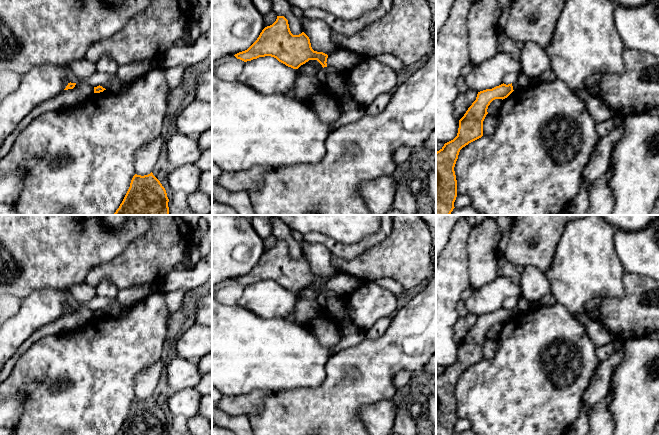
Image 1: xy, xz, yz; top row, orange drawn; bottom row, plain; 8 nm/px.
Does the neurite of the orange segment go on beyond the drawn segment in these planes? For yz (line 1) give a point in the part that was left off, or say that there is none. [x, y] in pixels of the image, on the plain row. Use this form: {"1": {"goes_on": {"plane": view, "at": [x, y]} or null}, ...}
{"1": {"goes_on": null}}

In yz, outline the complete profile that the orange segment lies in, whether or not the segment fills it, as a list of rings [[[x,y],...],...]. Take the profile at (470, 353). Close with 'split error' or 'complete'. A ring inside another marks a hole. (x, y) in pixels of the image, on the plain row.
[[[501,308],[492,313],[486,313],[478,316],[476,324],[468,332],[464,340],[459,344],[459,352],[457,360],[444,368],[444,370],[436,376],[436,435],[453,435],[454,426],[457,421],[457,404],[454,395],[456,385],[460,374],[469,367],[483,360],[483,345],[488,338],[487,333],[490,327],[495,323],[505,323],[513,316],[511,308]]]; complete

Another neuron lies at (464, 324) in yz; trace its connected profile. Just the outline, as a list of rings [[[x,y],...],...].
[[[468,314],[458,318],[454,331],[454,338],[458,344],[464,340],[468,332],[476,324],[477,318],[478,316],[473,314]]]

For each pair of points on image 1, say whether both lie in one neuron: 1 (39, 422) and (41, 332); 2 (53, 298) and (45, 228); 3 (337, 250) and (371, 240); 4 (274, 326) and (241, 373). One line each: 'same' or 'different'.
1: different
2: different
3: same
4: same

